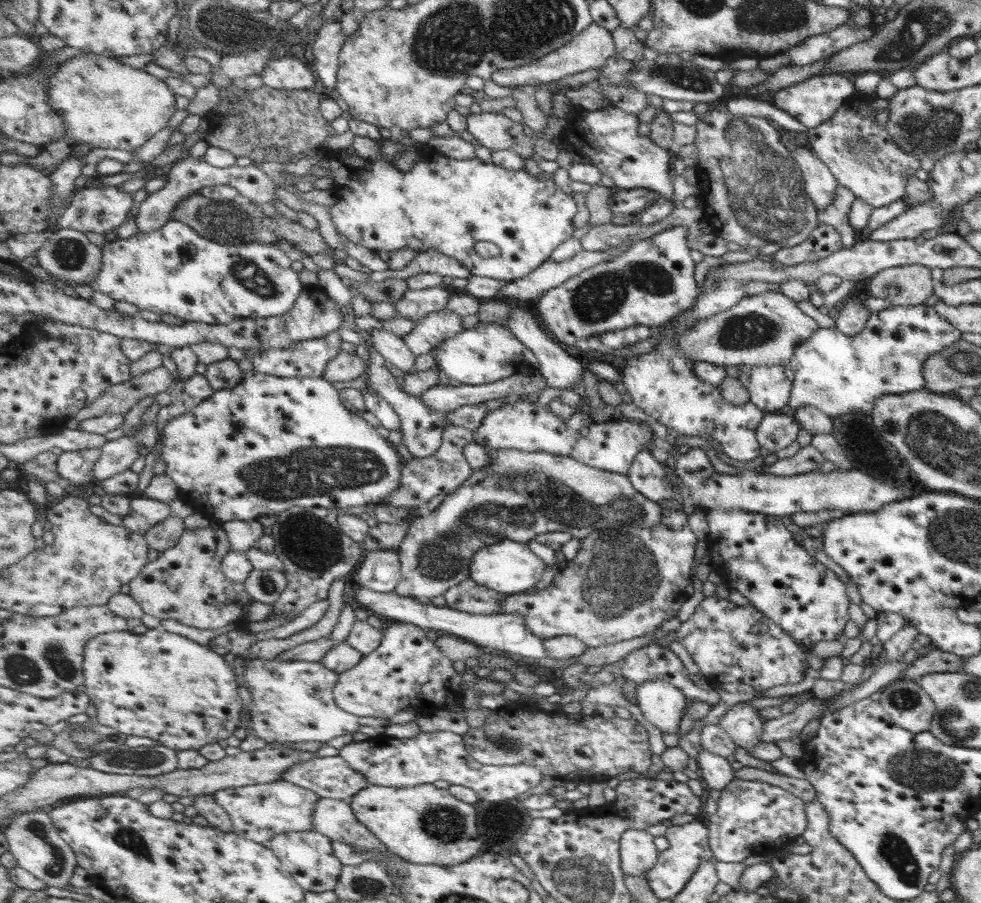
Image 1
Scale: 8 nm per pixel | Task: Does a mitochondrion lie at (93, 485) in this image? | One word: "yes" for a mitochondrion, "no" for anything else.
no

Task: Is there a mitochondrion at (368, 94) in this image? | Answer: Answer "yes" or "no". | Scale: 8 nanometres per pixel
no

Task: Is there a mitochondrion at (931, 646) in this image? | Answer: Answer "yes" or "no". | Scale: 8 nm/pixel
no

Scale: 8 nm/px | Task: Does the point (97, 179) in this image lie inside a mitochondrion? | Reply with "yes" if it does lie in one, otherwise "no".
no

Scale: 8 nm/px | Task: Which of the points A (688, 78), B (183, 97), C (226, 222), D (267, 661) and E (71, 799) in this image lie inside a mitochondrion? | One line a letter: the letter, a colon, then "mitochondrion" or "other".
A: mitochondrion
B: other
C: mitochondrion
D: other
E: other

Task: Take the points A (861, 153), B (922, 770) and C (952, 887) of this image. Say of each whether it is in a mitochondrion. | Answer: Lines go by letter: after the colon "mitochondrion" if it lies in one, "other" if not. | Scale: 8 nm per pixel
A: mitochondrion
B: mitochondrion
C: other

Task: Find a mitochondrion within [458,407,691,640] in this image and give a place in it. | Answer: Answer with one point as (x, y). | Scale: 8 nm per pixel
(622, 573)

